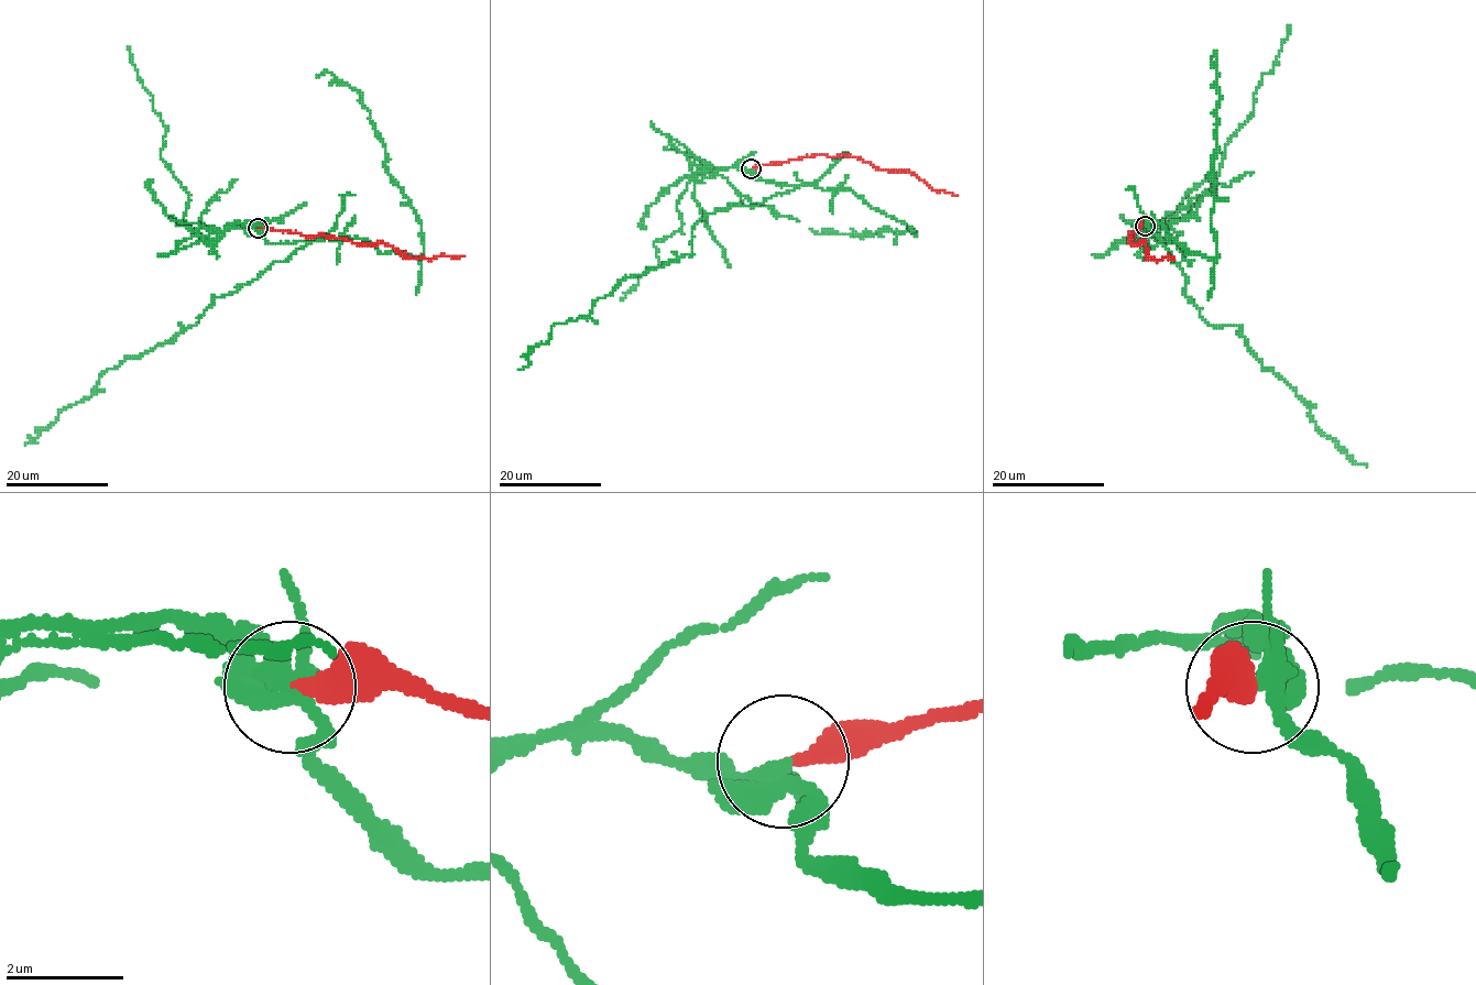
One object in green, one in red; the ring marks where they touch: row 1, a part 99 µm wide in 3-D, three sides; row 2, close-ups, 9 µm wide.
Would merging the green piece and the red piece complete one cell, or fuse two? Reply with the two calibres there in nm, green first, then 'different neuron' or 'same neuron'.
calibres 260 and 320 nm; different neuron

